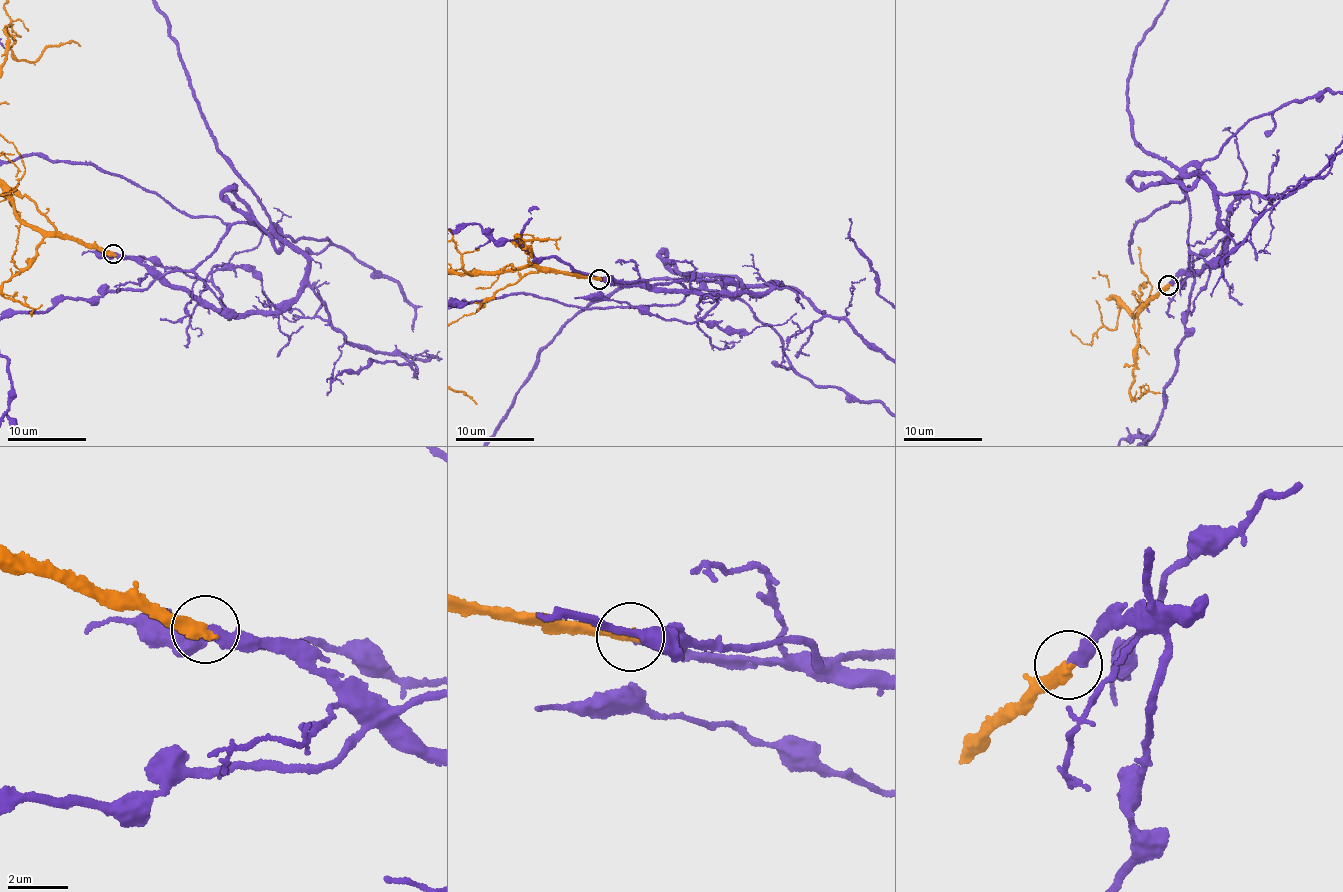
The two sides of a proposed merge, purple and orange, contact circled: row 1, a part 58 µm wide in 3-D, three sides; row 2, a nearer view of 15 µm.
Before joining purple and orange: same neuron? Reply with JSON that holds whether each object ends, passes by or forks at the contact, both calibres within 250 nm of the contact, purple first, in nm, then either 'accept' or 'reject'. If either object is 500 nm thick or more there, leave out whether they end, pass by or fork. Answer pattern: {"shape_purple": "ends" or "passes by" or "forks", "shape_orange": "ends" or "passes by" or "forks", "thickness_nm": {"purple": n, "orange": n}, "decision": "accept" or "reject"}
{"shape_purple": "ends", "shape_orange": "ends", "thickness_nm": {"purple": 300, "orange": 380}, "decision": "accept"}

